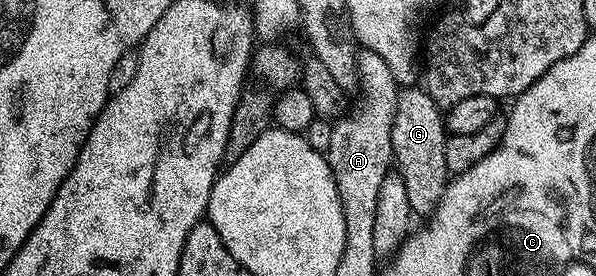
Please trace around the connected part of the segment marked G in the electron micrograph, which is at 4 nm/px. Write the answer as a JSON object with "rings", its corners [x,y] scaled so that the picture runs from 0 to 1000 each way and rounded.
{"rings":[[[674,319],[666,344],[659,457],[653,471],[663,598],[676,649],[676,678],[683,678],[683,736],[690,736],[701,790],[718,790],[732,764],[740,710],[747,703],[747,674],[757,652],[747,543],[750,471],[742,399],[733,391],[727,351],[711,319]]]}

